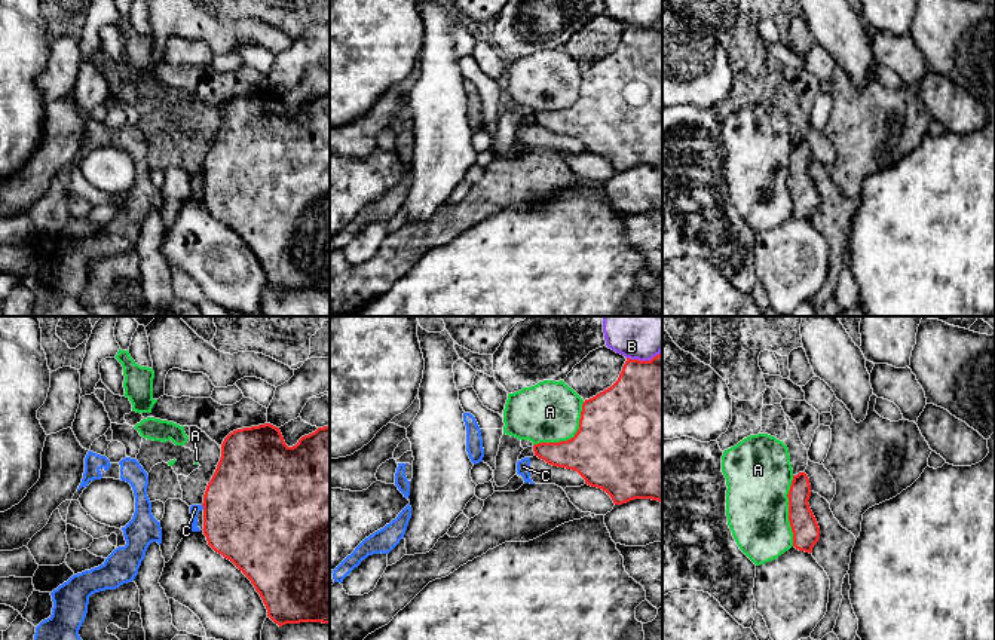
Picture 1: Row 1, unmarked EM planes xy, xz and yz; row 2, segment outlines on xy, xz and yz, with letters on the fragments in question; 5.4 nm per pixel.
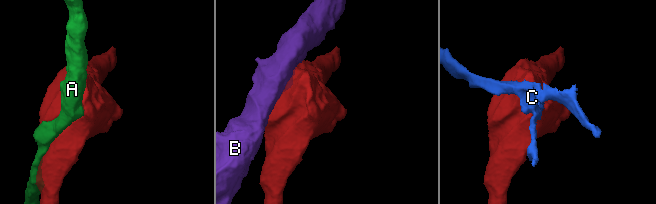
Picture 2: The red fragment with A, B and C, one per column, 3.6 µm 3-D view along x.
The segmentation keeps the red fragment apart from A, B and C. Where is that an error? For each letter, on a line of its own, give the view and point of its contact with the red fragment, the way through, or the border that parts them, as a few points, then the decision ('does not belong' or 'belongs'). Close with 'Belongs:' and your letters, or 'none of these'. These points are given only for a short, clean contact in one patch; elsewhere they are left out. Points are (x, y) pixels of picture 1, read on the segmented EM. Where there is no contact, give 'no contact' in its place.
A: xz (571, 438) | does not belong
B: xz (645, 361) | does not belong
C: xy (202, 505) | along xy (201, 505), (204, 508) | does not belong
Belongs: none of these

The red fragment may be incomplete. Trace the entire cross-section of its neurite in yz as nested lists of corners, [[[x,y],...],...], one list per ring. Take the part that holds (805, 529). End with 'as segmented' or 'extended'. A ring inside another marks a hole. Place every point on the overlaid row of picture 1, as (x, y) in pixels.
[[[805,472],[793,475],[789,490],[789,521],[793,532],[793,546],[799,551],[812,552],[820,539],[818,523],[809,508],[811,484]]]; as segmented

